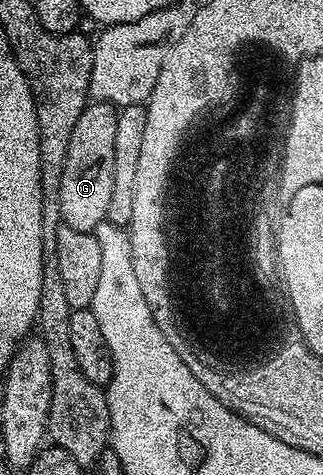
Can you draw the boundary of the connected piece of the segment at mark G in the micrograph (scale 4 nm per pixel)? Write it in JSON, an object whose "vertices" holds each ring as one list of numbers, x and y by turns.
{"vertices":[[90,102,85,105,83,114,79,114,79,122,75,122,75,130,71,130,71,142,67,142,67,162,63,166,63,178,59,186,59,210,61,211,61,223,71,230,83,230,93,232,100,224,106,223,107,205,111,203,111,186,115,186,115,122,118,109,112,104]]}

